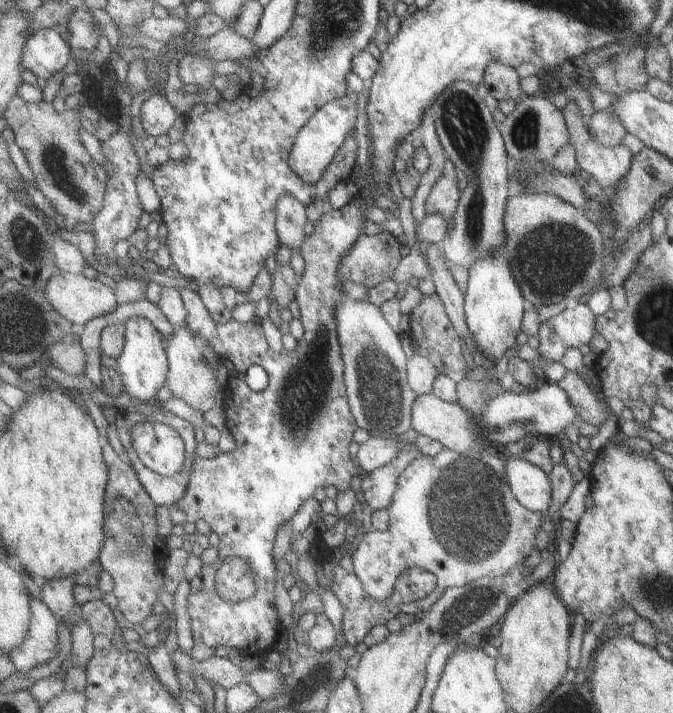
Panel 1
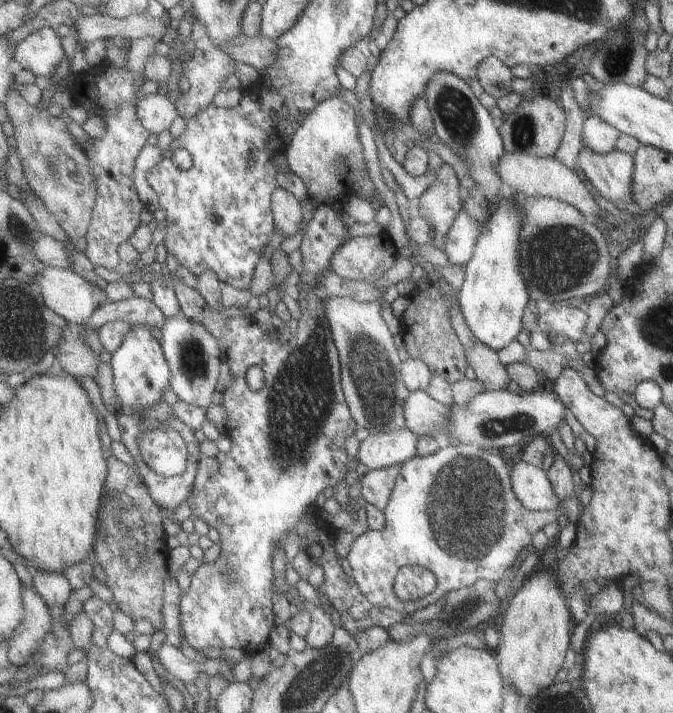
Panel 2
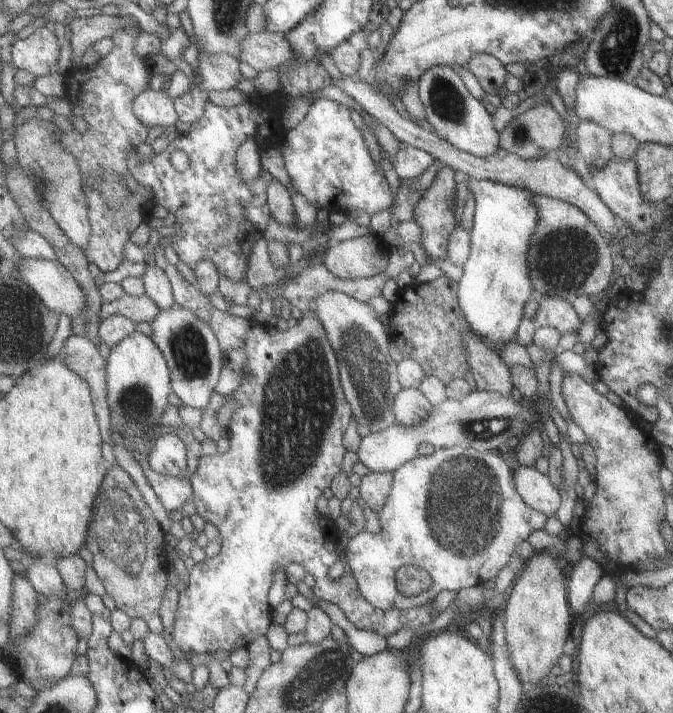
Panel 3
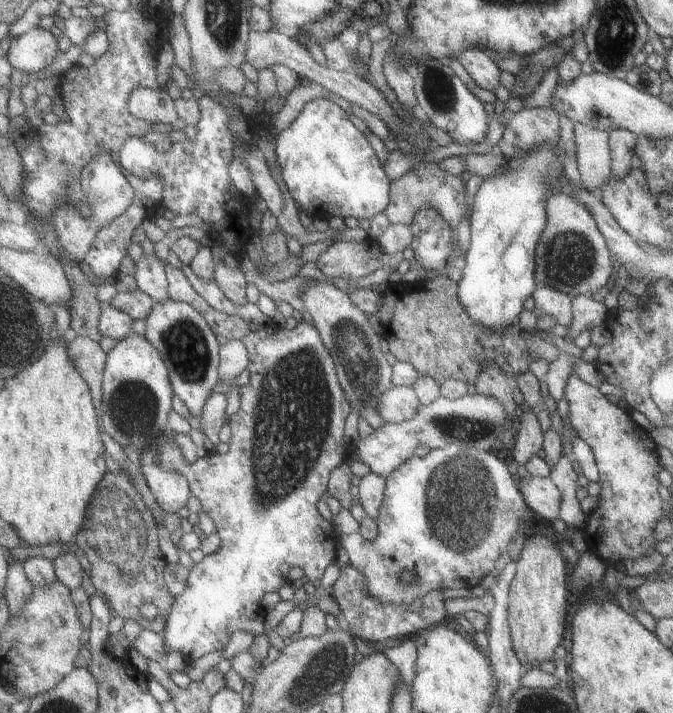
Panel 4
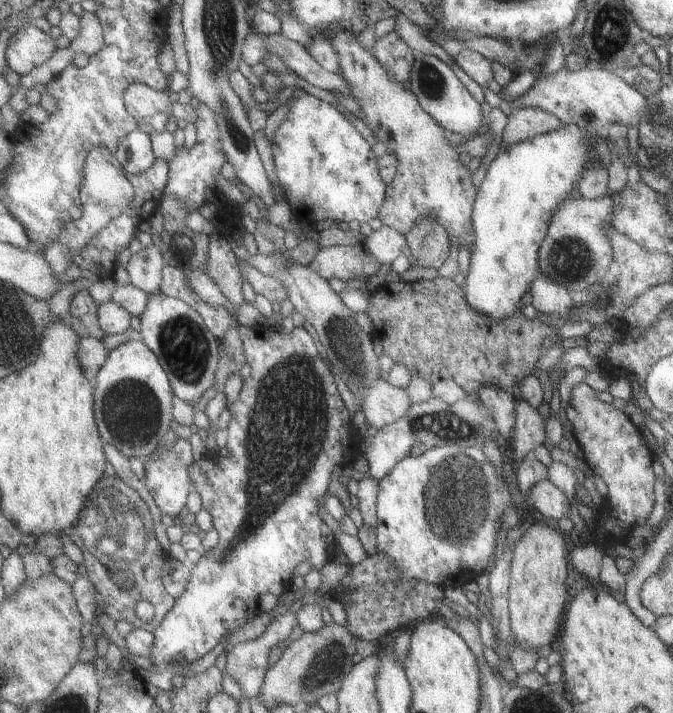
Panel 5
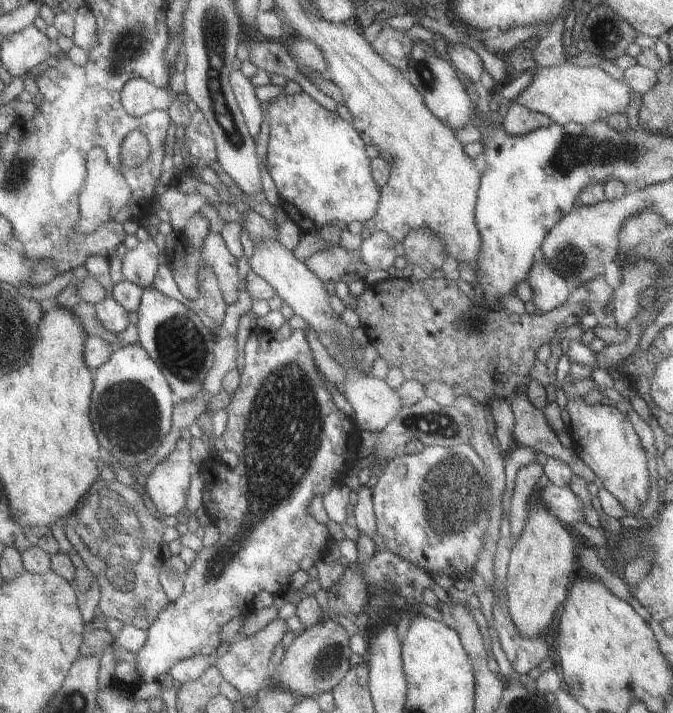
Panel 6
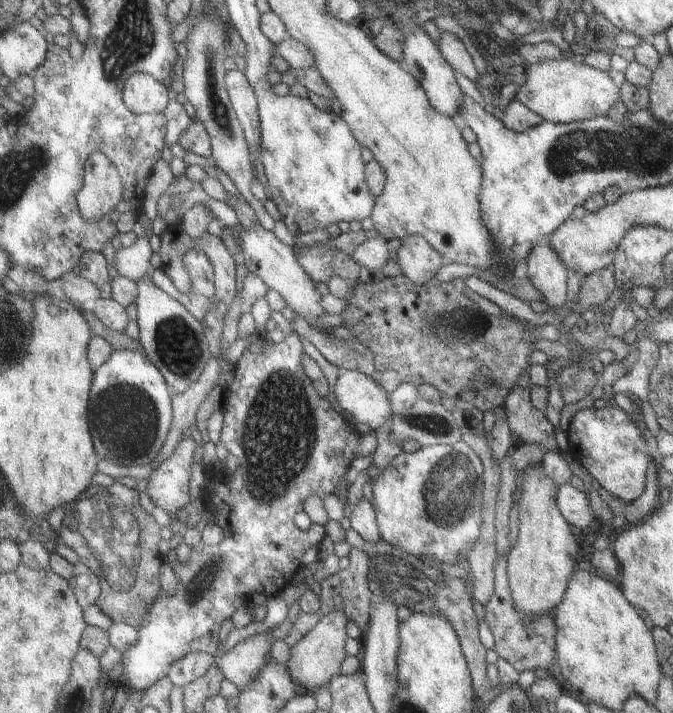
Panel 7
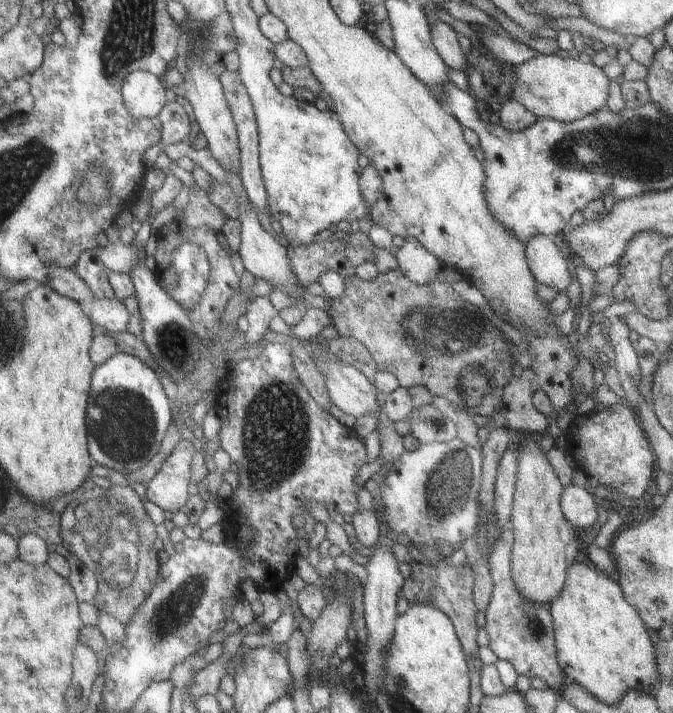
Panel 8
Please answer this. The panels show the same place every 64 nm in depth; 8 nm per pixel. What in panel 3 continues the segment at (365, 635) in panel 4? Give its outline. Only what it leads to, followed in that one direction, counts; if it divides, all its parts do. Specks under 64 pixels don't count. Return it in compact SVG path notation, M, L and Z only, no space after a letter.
M167 264L164 270L171 282L176 304L193 310L211 326L219 340L220 349L241 346L247 354L246 368L242 371L243 380L228 396L228 400L234 398L238 403L228 425L230 448L224 454L203 456L196 472L188 475L194 488L192 499L197 506L197 514L204 521L211 521L219 530L222 550L217 557L207 557L189 571L190 582L181 590L172 640L187 659L198 661L211 657L211 653L217 650L228 651L233 648L239 636L245 636L251 642L266 635L271 628L272 613L267 604L267 594L275 582L275 572L290 563L300 565L313 577L316 597L337 605L359 630L387 637L399 630L415 630L428 625L438 616L431 608L431 599L409 609L377 609L362 596L352 571L345 570L340 580L327 578L329 568L341 560L340 554L334 551L338 532L331 519L323 518L317 512L317 500L330 488L335 474L343 468L343 458L347 454L343 436L354 413L342 386L338 356L326 336L322 322L312 309L291 329L282 325L267 326L252 318L245 320L217 310L210 298L198 290L197 285L185 280L177 266Z

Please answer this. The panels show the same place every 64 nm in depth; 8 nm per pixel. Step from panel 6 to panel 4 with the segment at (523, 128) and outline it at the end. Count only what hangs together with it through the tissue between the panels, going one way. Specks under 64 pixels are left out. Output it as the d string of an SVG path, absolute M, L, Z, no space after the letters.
M522 107L510 115L494 150L505 157L513 157L530 147L557 142L559 134L559 118L551 108Z

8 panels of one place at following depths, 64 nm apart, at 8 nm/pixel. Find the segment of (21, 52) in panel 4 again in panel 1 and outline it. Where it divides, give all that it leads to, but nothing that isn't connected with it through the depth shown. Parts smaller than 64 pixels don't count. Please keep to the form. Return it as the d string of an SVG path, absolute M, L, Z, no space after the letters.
M57 27L44 28L35 31L27 40L23 67L37 77L47 79L63 71L72 56L72 48L65 35L59 34Z

